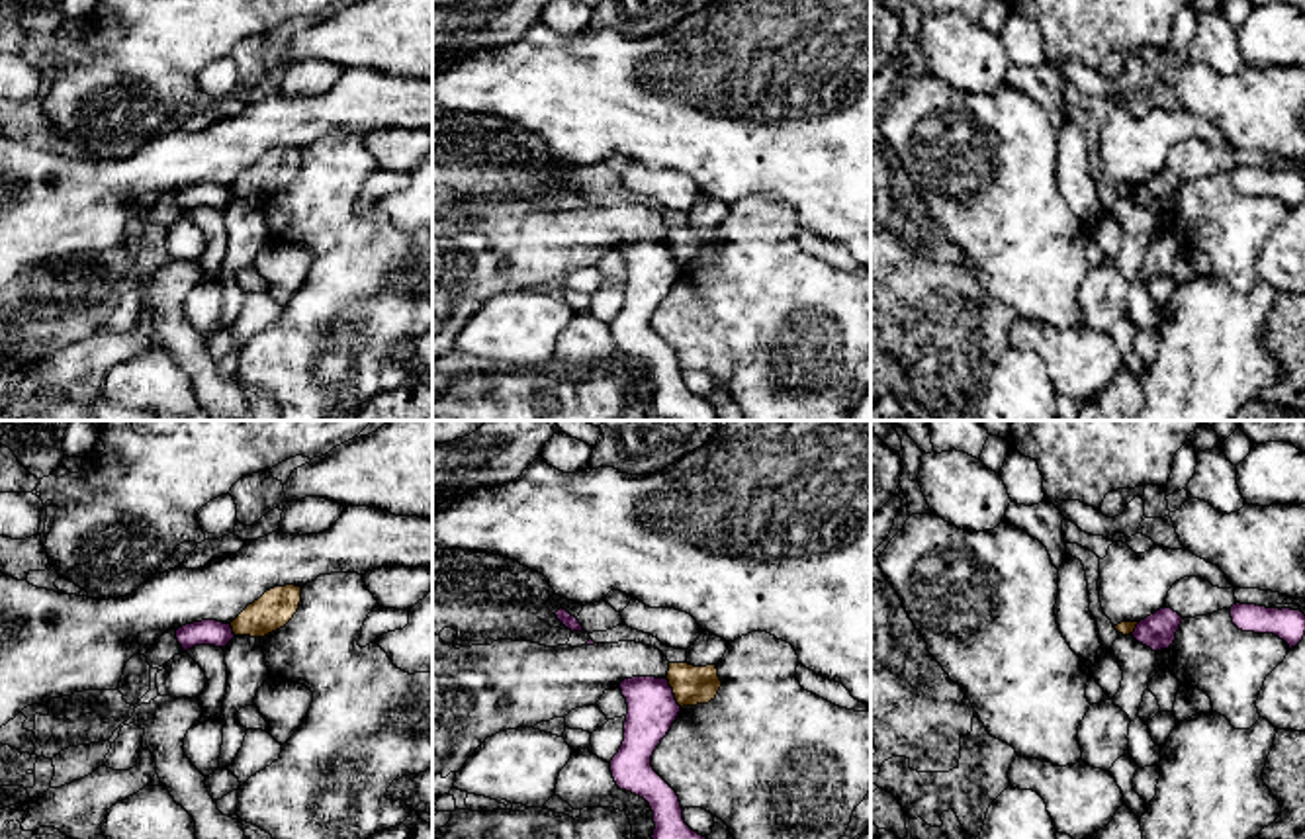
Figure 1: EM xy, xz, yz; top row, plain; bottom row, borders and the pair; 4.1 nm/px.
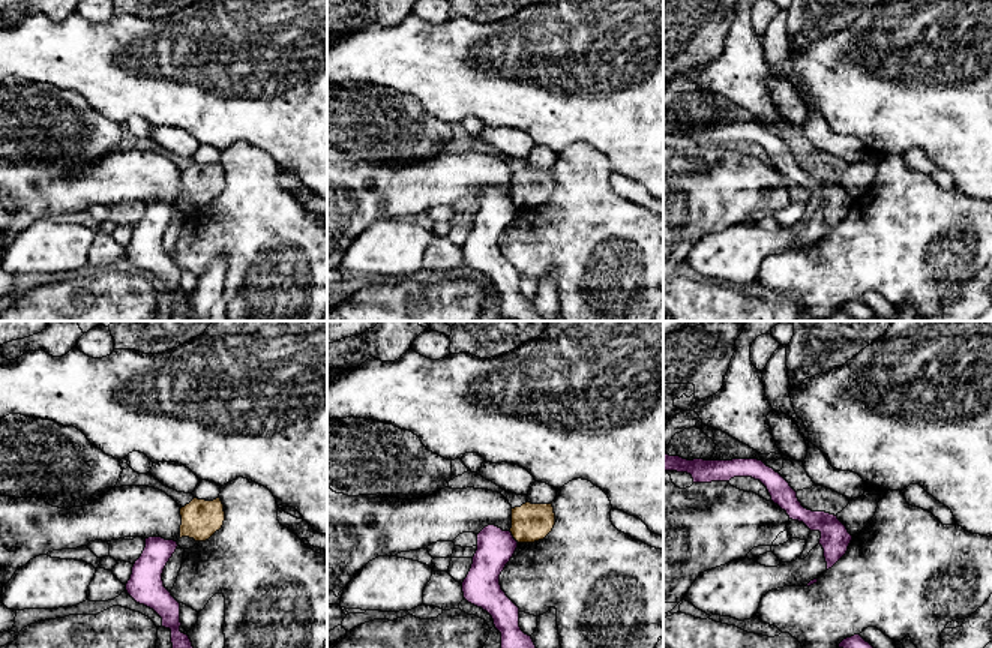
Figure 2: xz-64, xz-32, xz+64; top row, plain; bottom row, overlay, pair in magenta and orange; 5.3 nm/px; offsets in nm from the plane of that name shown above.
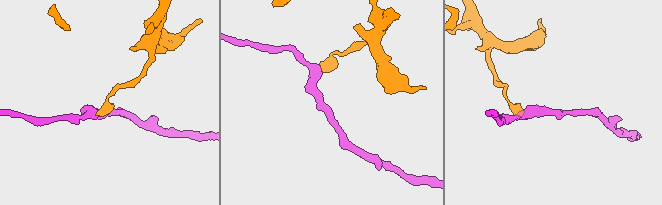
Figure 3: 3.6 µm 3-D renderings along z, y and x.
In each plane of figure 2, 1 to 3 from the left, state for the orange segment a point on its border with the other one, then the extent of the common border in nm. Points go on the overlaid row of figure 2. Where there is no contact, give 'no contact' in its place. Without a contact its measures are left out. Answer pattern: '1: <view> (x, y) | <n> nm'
1: no contact
2: xz-32 (512, 537) | 80 nm
3: no contact

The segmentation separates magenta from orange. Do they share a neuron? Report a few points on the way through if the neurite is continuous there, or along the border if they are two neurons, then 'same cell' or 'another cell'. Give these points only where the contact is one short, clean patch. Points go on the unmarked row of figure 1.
border along xz (666, 241), (681, 268); another cell

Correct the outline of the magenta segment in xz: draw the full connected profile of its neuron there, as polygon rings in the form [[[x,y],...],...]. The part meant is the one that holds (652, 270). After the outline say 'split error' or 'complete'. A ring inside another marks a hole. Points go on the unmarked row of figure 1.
[[[632,239],[618,248],[628,266],[624,303],[610,323],[620,352],[644,360],[653,374],[653,413],[669,420],[718,420],[714,407],[683,381],[677,354],[653,332],[652,317],[681,268],[667,241]]]; complete

